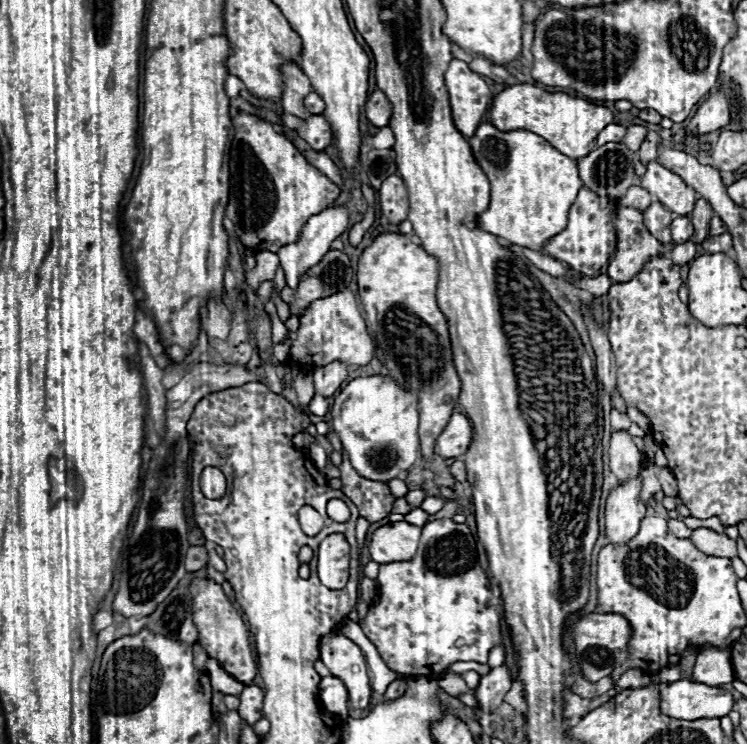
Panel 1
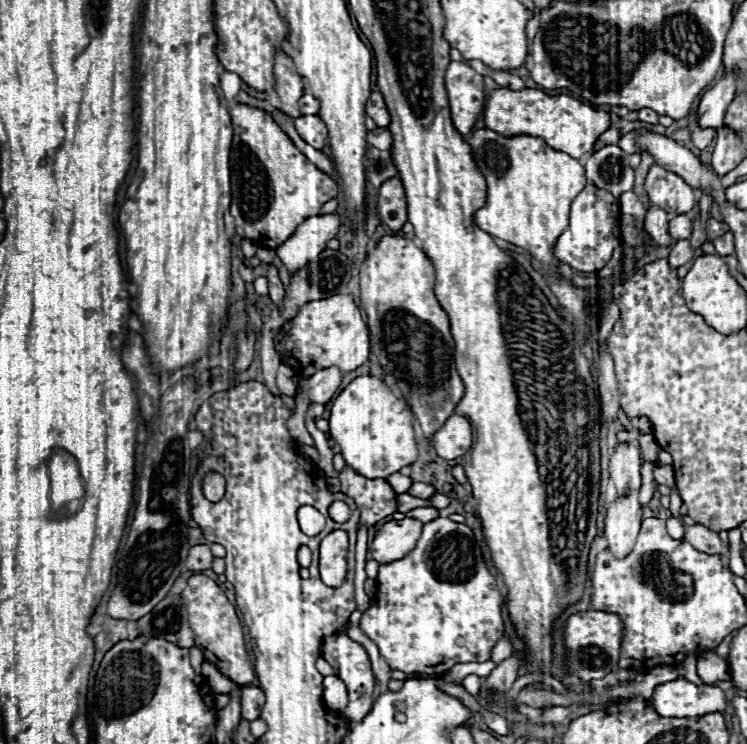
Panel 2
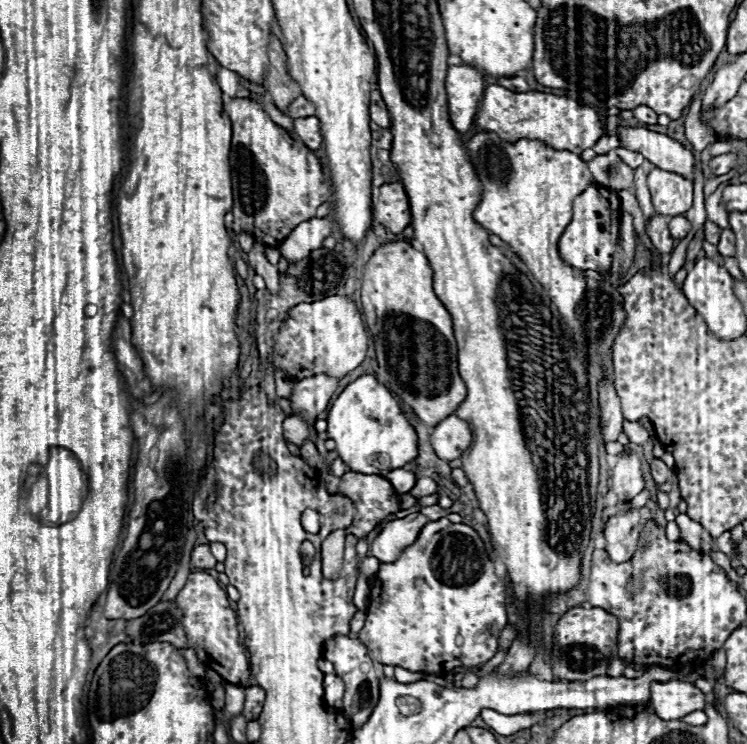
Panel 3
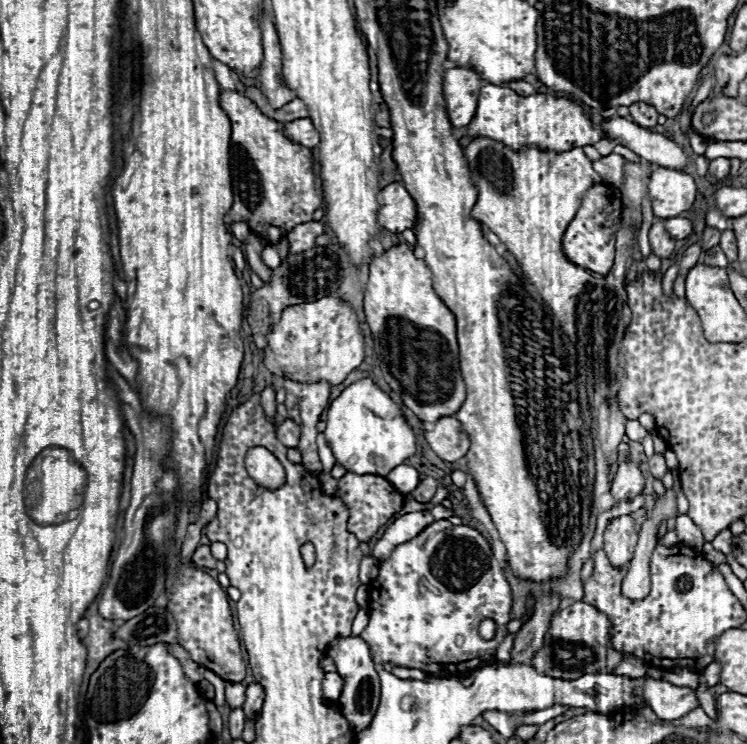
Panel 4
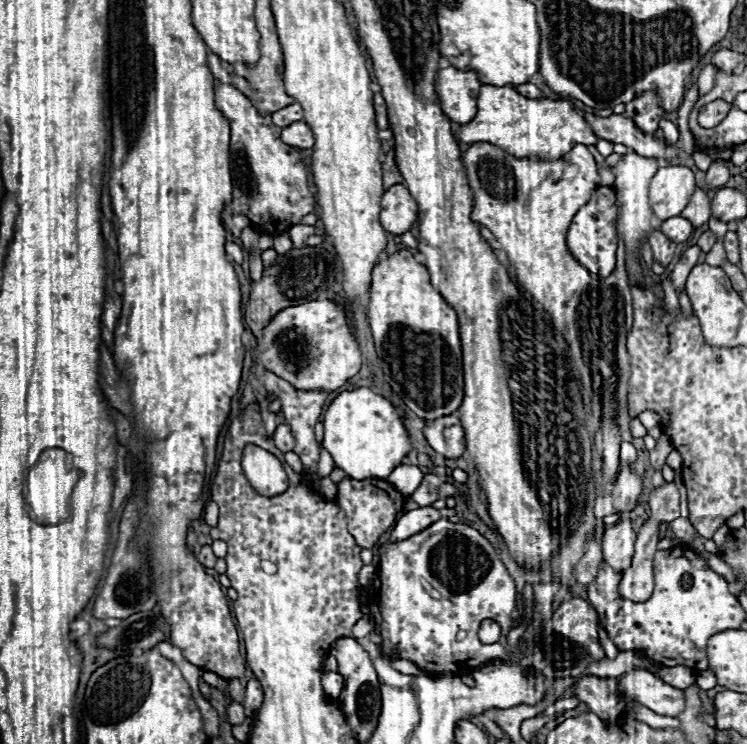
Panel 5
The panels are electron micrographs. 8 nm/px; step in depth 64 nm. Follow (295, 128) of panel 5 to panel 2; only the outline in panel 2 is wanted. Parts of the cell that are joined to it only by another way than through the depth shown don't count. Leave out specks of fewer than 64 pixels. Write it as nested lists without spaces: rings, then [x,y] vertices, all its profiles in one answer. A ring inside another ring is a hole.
[[[300,116],[300,118],[296,118],[294,124],[296,124],[296,130],[306,144],[314,146],[316,150],[322,150],[326,146],[328,130],[318,116]]]

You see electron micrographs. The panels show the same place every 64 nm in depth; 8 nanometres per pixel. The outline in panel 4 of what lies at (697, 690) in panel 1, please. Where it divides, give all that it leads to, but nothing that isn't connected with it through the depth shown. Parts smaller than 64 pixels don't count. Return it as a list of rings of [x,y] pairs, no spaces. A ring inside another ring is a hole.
[[[648,676],[642,682],[642,700],[662,720],[682,718],[700,706],[692,688],[680,688],[666,680],[654,680]]]

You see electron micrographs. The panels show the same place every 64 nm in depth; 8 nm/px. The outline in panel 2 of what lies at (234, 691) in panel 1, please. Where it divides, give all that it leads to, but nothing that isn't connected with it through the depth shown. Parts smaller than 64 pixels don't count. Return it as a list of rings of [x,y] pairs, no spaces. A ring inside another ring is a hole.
[[[204,662],[202,674],[204,674],[204,678],[206,678],[208,684],[210,684],[210,688],[212,688],[216,694],[228,694],[228,692],[240,688],[240,686],[236,686],[232,680],[224,678],[224,676],[216,670],[216,666],[212,666],[210,662]]]

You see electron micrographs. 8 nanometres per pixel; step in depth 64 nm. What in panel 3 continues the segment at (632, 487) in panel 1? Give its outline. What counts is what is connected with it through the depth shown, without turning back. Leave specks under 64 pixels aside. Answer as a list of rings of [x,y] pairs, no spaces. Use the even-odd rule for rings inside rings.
[[[630,510],[626,514],[612,516],[606,522],[606,530],[604,530],[606,552],[612,562],[616,562],[616,564],[628,562],[634,556],[640,530],[642,530],[642,524],[640,524],[638,510]]]

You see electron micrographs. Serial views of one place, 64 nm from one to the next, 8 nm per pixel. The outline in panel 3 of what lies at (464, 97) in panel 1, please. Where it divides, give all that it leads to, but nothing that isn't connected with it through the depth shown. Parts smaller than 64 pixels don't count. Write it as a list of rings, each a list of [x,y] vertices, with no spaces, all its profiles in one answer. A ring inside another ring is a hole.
[[[450,66],[446,76],[450,120],[458,132],[468,132],[484,94],[484,76],[470,66]]]

